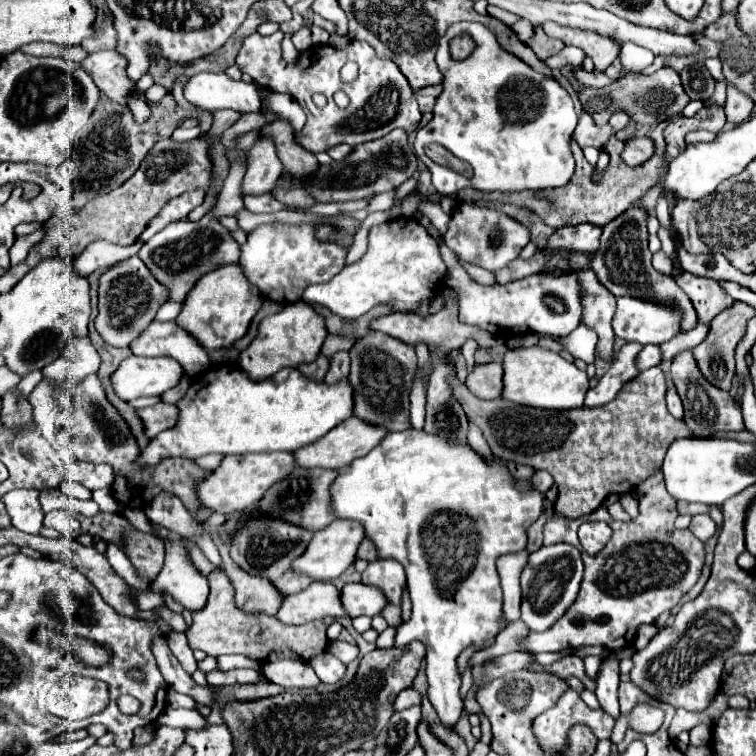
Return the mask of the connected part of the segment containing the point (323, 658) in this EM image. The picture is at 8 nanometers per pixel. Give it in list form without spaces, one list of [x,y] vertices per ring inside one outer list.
[[[324,652],[320,656],[314,656],[310,662],[308,662],[314,672],[318,674],[318,678],[324,682],[324,684],[336,684],[340,682],[340,678],[344,678],[346,674],[346,664],[340,662],[336,656],[332,656],[330,652]]]

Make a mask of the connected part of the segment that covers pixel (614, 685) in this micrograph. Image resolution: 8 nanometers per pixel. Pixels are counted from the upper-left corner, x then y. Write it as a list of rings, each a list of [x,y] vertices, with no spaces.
[[[606,658],[600,666],[600,672],[596,676],[596,698],[600,700],[600,706],[604,712],[608,712],[612,718],[620,716],[618,710],[618,684],[620,684],[620,672],[618,672],[618,660]]]

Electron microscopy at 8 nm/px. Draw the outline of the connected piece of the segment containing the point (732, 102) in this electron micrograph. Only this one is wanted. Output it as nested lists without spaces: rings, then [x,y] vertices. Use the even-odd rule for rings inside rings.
[[[728,86],[728,100],[724,106],[728,124],[738,126],[738,122],[744,122],[746,118],[750,118],[752,108],[754,108],[754,102],[746,94],[740,94],[740,90],[734,86]]]

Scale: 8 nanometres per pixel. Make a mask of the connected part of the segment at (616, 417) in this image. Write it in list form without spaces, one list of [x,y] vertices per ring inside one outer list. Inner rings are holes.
[[[658,366],[624,384],[616,400],[600,408],[582,406],[564,412],[528,408],[502,398],[482,400],[458,380],[458,374],[450,374],[448,384],[452,384],[452,396],[462,404],[466,418],[482,430],[496,458],[544,468],[554,476],[558,484],[554,510],[568,520],[592,514],[608,494],[636,490],[646,478],[660,472],[660,464],[672,440],[684,436],[692,438],[692,430],[666,408],[666,382]]]

